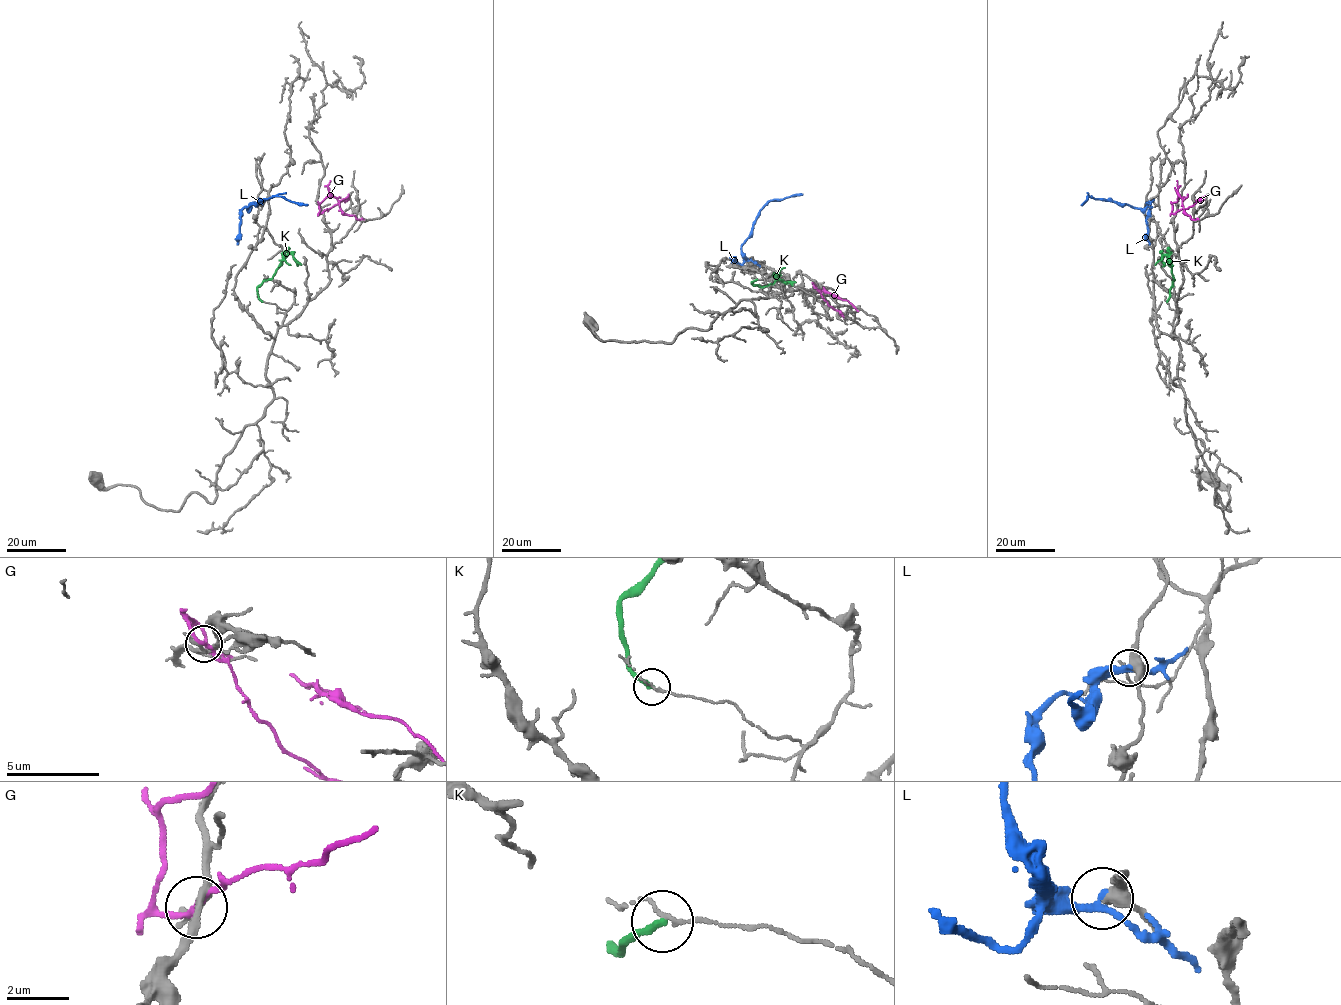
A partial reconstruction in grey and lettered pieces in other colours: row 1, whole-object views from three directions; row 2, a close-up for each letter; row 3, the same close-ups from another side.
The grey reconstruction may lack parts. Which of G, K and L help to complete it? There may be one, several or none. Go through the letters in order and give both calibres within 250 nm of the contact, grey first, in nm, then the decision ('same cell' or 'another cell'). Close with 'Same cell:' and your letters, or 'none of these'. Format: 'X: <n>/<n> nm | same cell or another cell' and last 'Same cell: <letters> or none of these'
G: 160/190 nm | another cell
K: 110/240 nm | another cell
L: 480/240 nm | another cell
Same cell: none of these

